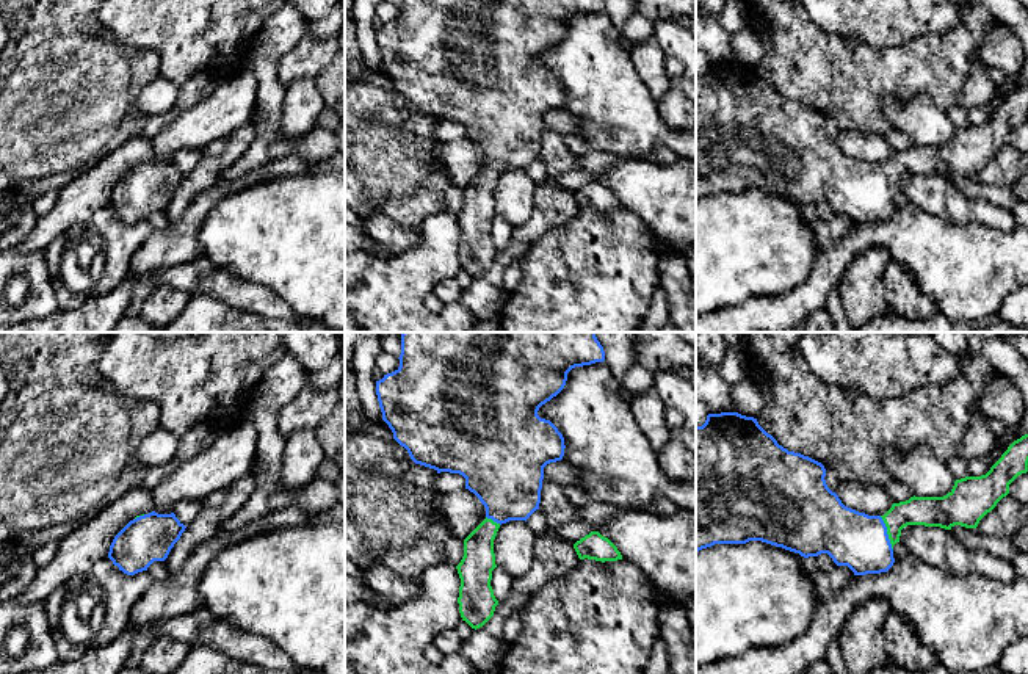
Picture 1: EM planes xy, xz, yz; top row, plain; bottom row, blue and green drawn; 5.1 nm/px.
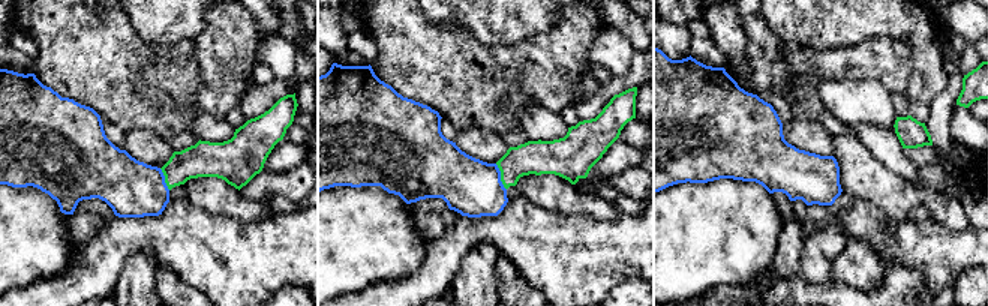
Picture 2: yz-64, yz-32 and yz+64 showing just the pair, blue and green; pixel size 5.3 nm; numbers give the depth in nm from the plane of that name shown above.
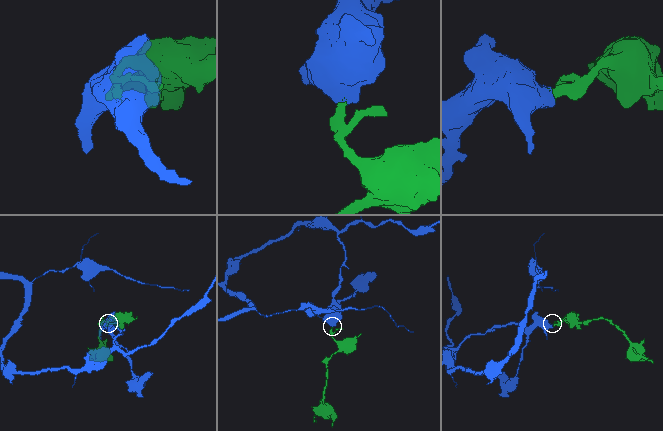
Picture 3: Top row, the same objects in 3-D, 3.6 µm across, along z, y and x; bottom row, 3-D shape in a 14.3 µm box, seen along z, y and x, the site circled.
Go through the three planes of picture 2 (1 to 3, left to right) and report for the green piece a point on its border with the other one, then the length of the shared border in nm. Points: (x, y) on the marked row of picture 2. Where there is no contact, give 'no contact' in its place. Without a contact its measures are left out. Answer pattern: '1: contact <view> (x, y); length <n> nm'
1: contact yz-64 (164, 179); length 130 nm
2: contact yz-32 (499, 177); length 160 nm
3: no contact

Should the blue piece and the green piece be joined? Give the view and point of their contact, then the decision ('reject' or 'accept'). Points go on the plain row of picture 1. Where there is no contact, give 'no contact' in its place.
contact yz (886, 182); accept

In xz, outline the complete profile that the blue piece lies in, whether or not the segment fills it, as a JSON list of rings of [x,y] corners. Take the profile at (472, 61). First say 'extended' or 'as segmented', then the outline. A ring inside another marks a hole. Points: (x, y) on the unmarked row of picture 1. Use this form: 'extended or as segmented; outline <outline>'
extended; outline [[[401,0],[400,16],[384,24],[382,28],[376,30],[376,44],[382,61],[382,69],[389,74],[393,82],[393,88],[407,99],[411,108],[415,113],[434,118],[437,122],[450,121],[459,122],[465,127],[465,138],[473,141],[486,157],[486,168],[464,188],[464,205],[456,215],[461,235],[459,235],[459,262],[472,277],[483,276],[495,260],[498,249],[494,245],[490,235],[492,219],[497,216],[494,202],[494,188],[501,172],[509,169],[525,169],[539,158],[541,138],[544,129],[544,116],[550,111],[561,110],[564,105],[564,86],[558,77],[545,67],[538,64],[542,53],[556,45],[566,34],[567,22],[575,16],[591,14],[605,9],[605,0]]]

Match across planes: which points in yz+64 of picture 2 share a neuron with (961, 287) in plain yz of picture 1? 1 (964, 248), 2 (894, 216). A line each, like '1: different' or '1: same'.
1: same
2: different

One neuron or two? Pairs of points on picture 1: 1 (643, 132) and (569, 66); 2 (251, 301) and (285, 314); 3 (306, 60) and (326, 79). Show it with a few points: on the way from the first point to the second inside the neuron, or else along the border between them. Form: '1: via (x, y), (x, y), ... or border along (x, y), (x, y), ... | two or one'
1: via (624, 113), (588, 77) | one
2: via (259, 301), (278, 309) | one
3: border along (328, 63), (314, 77) | two

